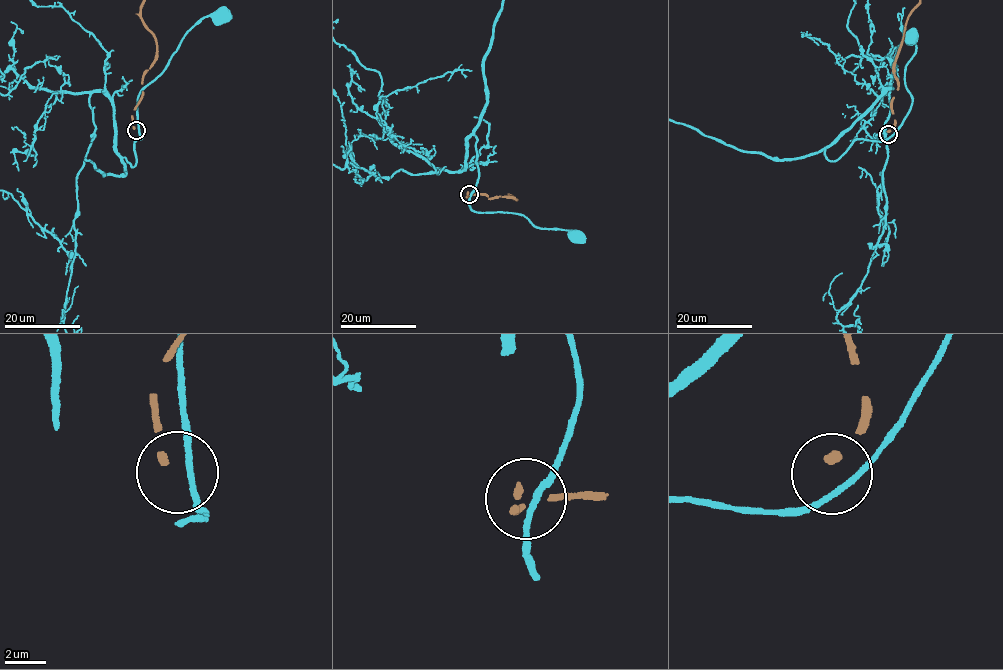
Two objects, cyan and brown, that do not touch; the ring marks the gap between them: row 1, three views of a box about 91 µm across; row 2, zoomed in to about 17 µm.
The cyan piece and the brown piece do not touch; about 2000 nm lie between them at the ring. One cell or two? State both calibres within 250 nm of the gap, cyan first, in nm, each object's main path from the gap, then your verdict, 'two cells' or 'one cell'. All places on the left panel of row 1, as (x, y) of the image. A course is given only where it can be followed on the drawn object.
calibres 280 and 360 nm; course cyan (138, 131), (139, 93), (162, 72), (186, 33), (205, 17), (221, 16); course brown (134, 129), (142, 76), (156, 56), (155, 37), (141, 8); two cells

